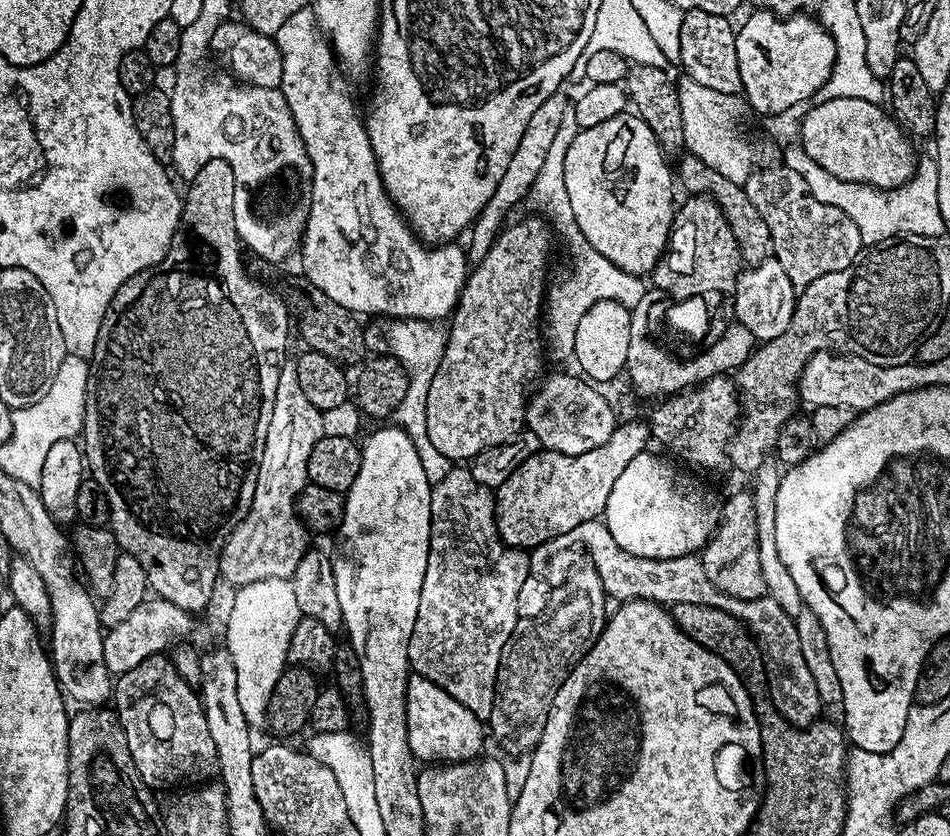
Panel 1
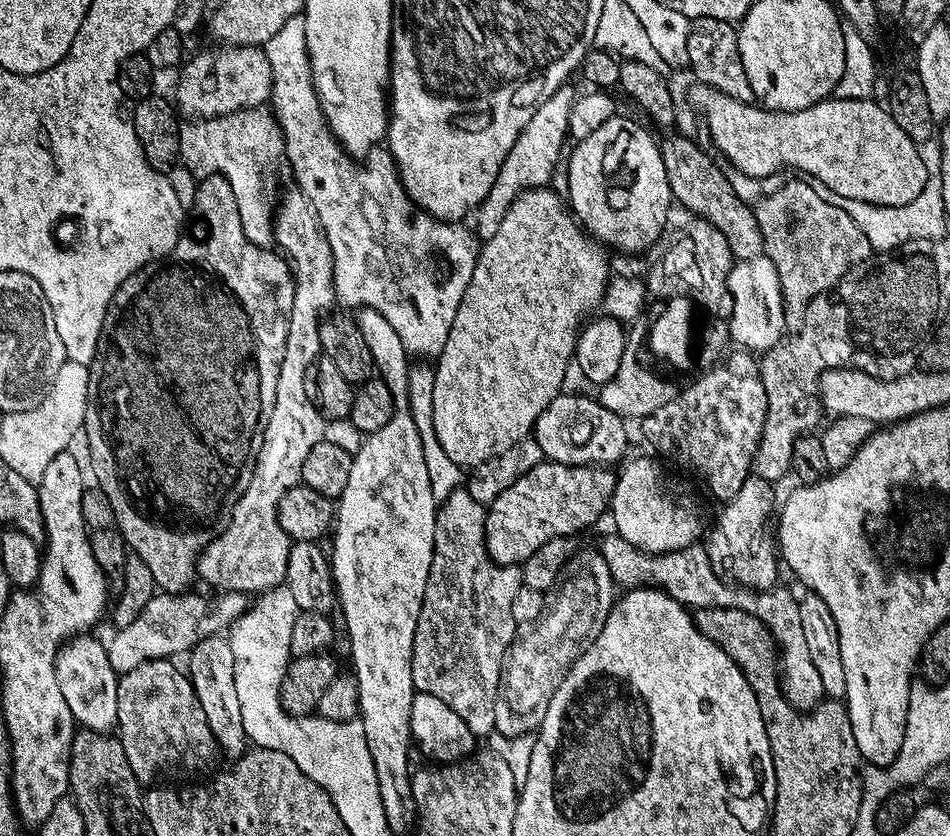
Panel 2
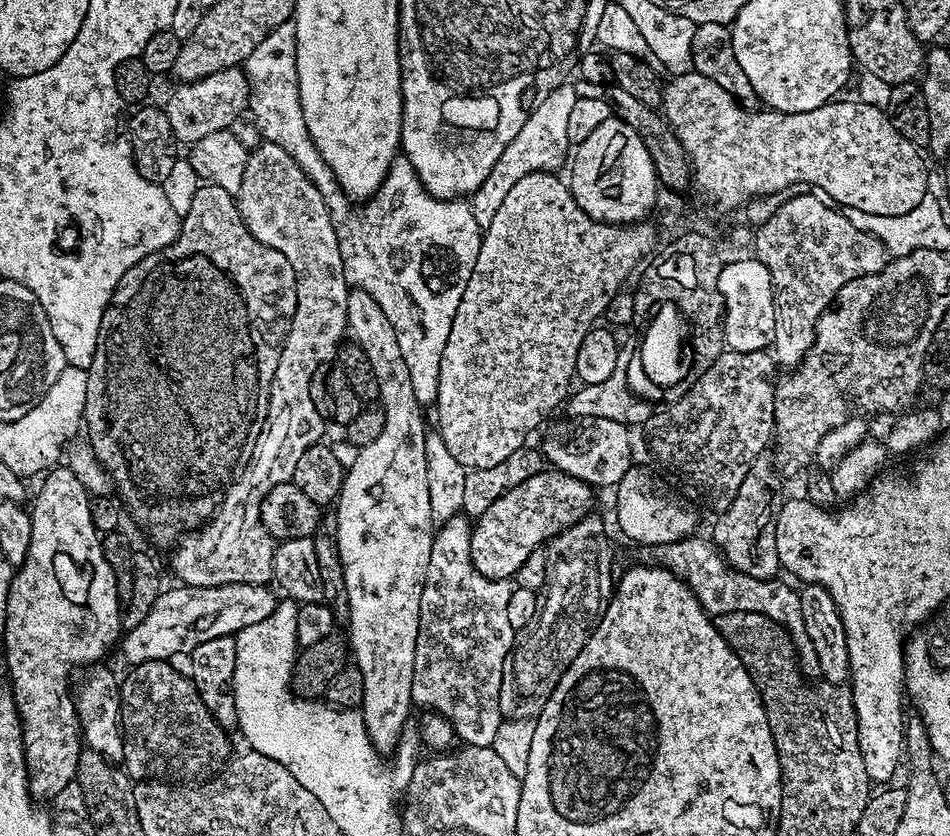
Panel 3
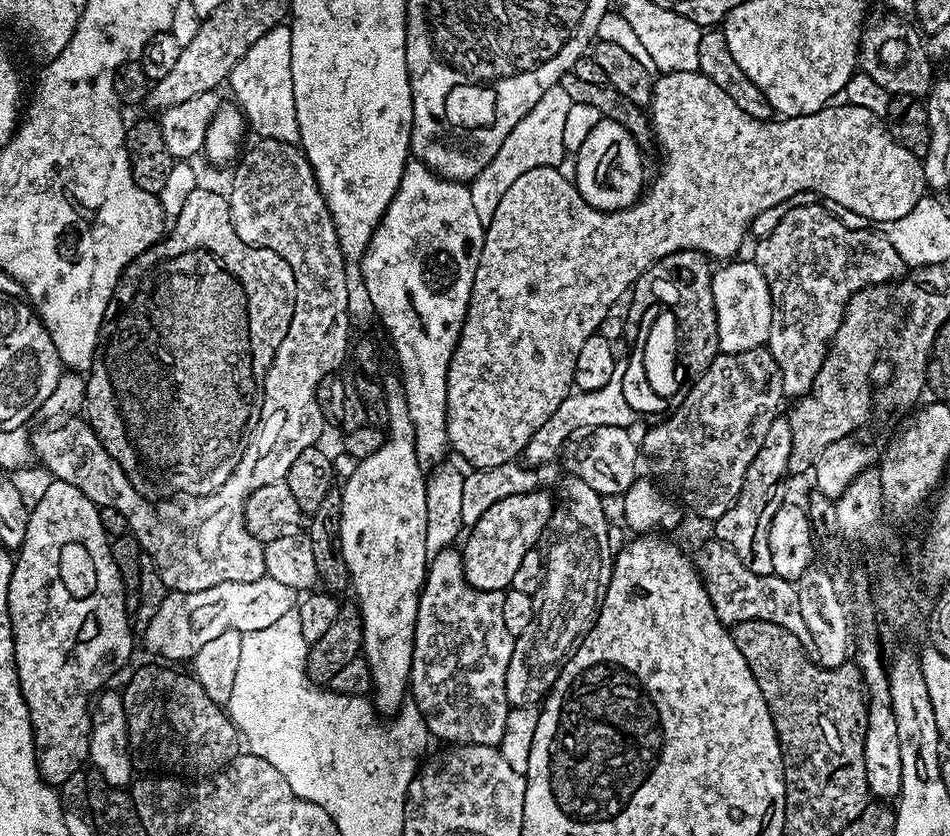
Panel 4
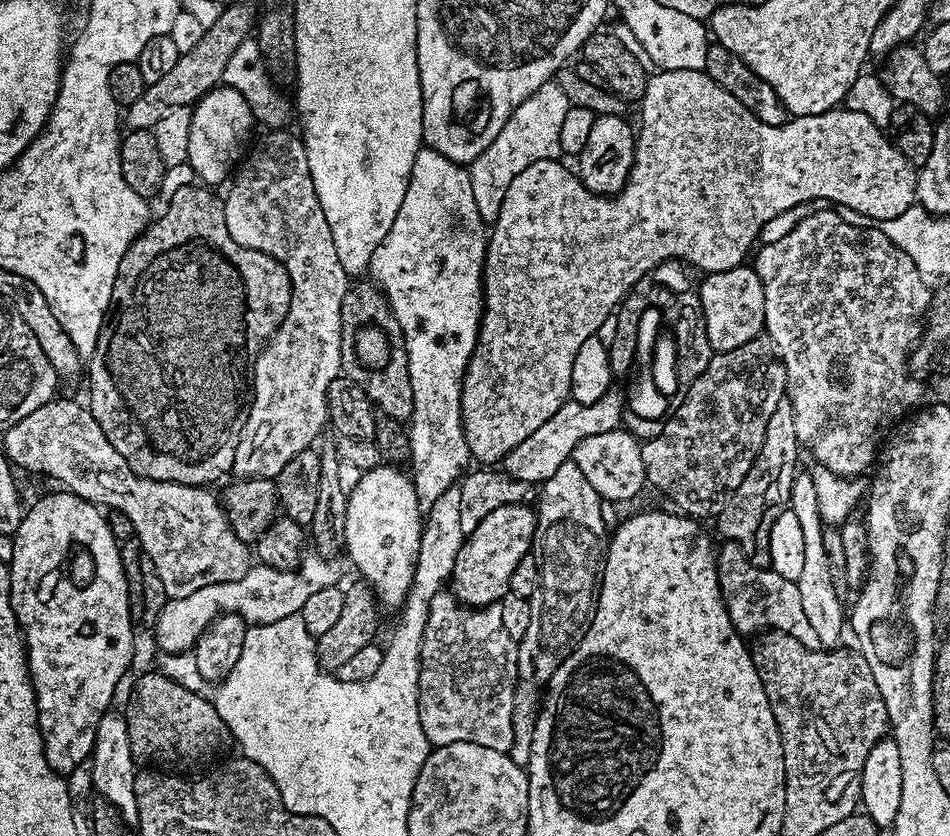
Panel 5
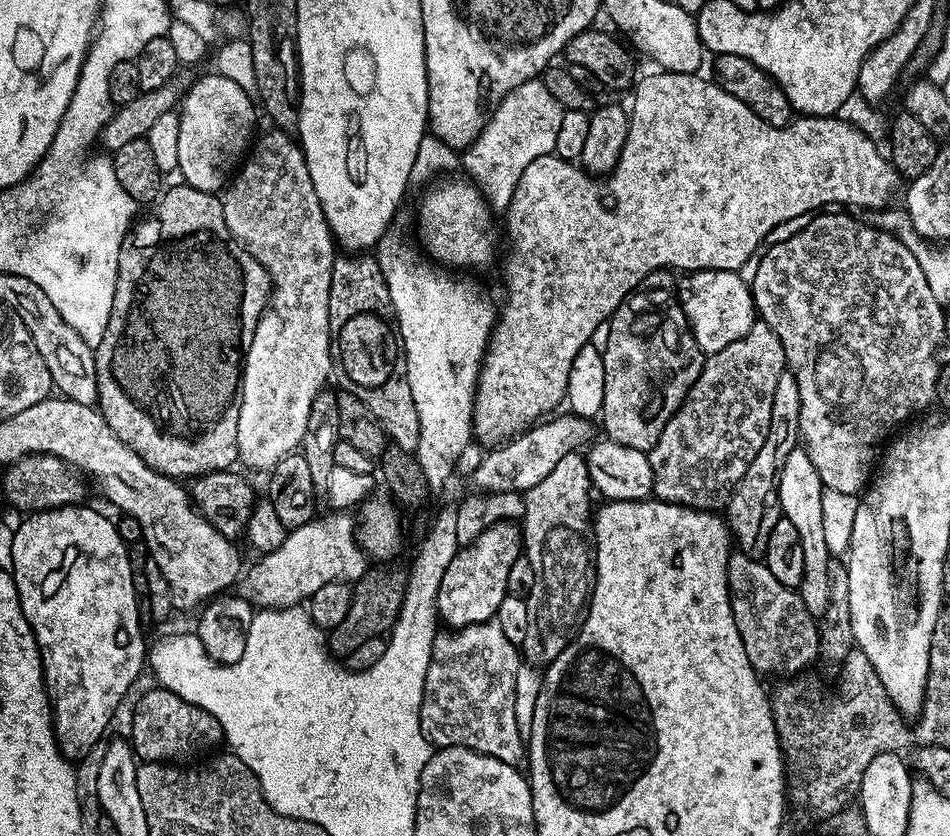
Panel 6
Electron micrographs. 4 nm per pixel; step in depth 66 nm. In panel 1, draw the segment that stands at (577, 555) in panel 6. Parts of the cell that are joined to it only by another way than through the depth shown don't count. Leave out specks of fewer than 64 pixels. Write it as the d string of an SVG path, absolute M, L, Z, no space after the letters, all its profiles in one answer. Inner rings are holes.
M585 570L557 608L555 605L543 618L517 627L508 639L496 675L494 706L486 721L491 739L493 736L508 754L531 753L542 738L550 706L562 682L602 634L606 623L604 600L606 593L598 574Z

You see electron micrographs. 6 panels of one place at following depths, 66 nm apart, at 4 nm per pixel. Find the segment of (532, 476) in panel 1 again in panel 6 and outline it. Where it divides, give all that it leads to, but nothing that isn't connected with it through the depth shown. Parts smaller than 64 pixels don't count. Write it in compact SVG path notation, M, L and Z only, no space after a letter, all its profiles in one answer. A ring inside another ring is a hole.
M505 522L487 528L474 543L461 547L457 551L454 562L446 566L446 574L442 574L442 586L438 586L438 598L434 605L439 619L444 620L449 629L465 628L471 624L481 624L495 617L498 606L502 606L502 598L508 595L508 579L510 566L522 555L522 532L515 523Z

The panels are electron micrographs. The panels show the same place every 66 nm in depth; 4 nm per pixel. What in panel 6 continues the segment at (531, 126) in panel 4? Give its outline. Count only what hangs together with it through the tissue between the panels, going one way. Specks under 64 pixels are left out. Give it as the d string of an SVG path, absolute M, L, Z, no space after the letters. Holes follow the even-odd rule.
M543 79L527 80L499 101L479 137L461 155L463 171L476 184L495 213L502 214L513 200L524 170L535 159L551 155L556 148L559 123L565 109L546 89Z

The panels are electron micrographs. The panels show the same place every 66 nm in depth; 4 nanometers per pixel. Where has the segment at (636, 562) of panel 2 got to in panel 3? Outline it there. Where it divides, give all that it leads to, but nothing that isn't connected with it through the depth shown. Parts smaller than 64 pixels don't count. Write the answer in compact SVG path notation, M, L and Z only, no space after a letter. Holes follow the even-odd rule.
M700 534L687 536L684 540L669 544L649 544L639 549L645 565L664 568L673 572L678 579L684 581L698 602L709 614L721 612L757 612L780 624L792 637L793 644L801 653L812 651L812 643L806 634L806 626L802 622L802 602L800 593L794 587L783 584L780 578L759 580L750 578L750 574L742 574L728 565L724 555L711 539L703 540Z

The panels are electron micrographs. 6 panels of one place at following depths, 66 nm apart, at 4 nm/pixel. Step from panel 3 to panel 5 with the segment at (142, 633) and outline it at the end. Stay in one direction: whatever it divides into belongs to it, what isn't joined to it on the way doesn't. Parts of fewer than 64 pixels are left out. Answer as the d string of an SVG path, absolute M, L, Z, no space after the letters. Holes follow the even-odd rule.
M317 554L305 555L299 565L291 568L272 568L262 563L248 569L242 578L234 582L218 582L214 586L202 586L186 598L169 599L157 618L154 627L156 644L161 653L175 654L195 649L196 640L211 624L227 612L237 612L249 625L269 624L300 613L310 594L317 590L337 587L340 564L324 560Z

